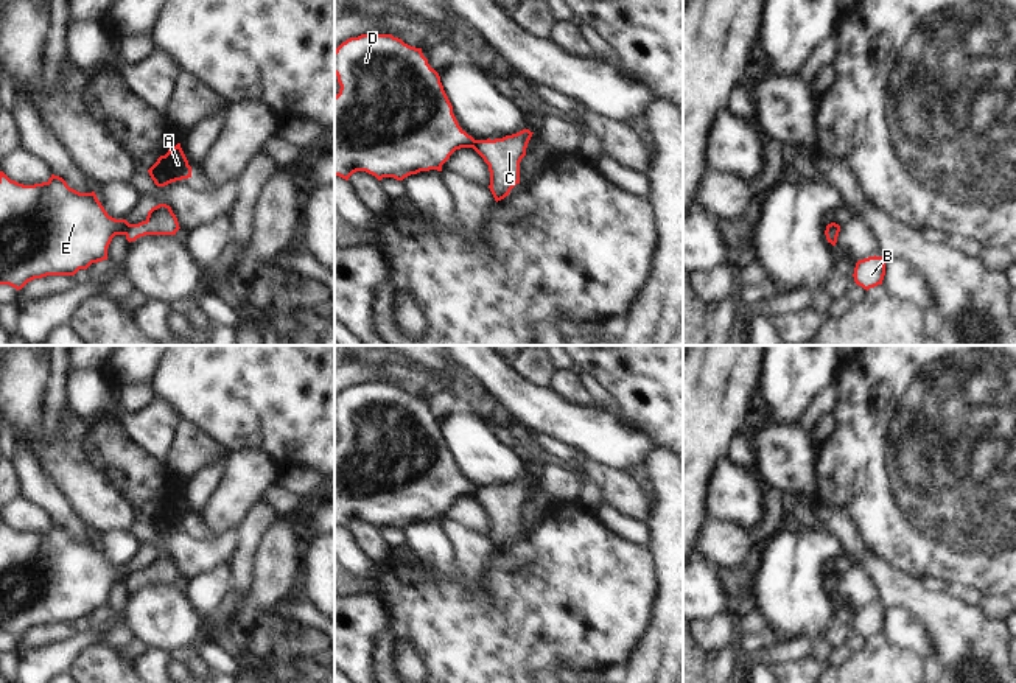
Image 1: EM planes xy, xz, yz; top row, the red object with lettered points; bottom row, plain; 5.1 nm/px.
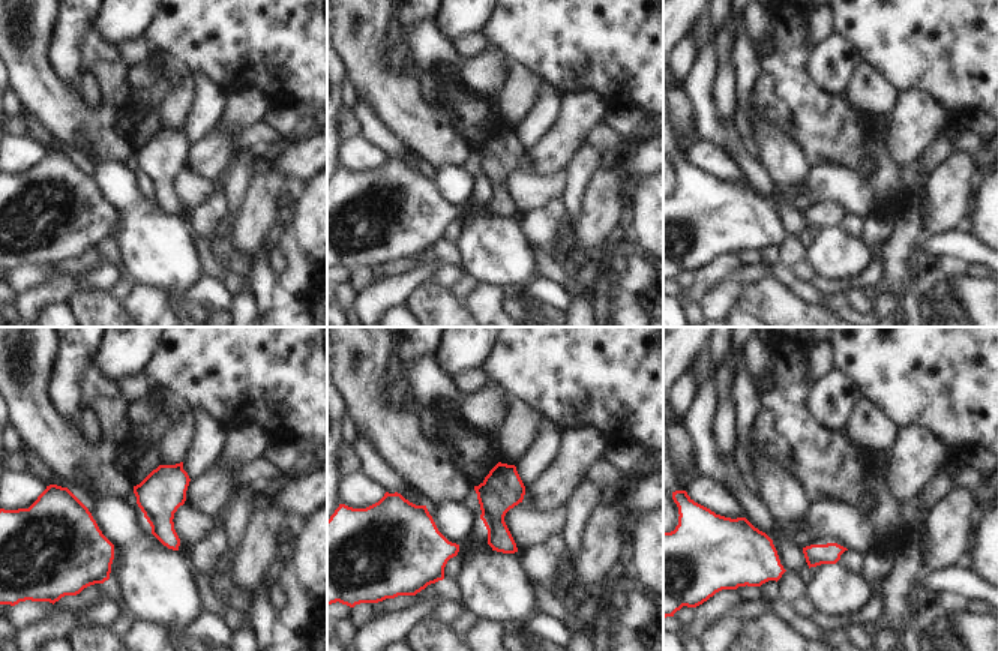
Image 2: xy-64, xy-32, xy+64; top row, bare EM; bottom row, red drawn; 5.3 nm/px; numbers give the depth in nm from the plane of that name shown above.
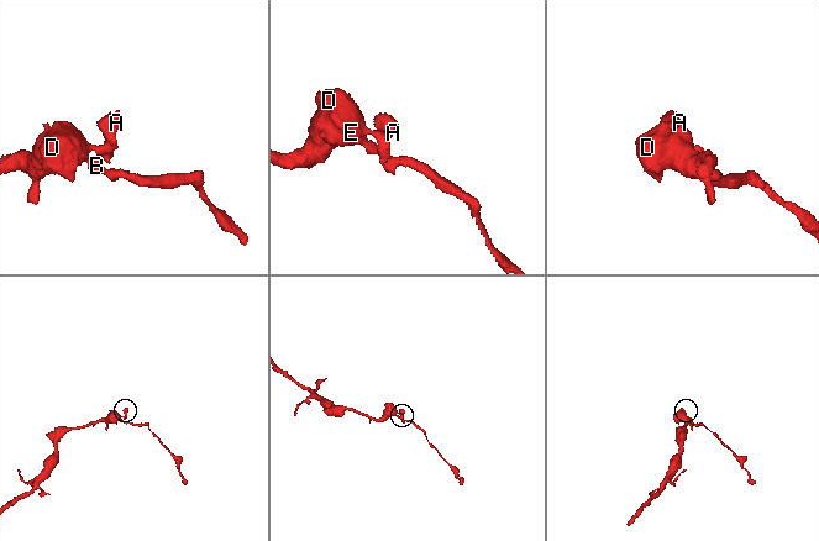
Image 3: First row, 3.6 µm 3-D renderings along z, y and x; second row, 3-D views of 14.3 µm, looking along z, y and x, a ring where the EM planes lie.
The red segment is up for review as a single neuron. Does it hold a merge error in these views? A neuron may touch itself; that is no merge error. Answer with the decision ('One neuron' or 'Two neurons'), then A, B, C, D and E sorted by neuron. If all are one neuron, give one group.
Two neurons. Groups: A C / B D E

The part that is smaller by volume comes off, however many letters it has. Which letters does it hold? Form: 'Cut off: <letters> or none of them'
Cut off: A, C

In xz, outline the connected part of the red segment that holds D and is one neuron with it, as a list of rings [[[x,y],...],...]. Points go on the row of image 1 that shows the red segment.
[[[361,34],[358,37],[350,37],[335,50],[335,75],[338,76],[338,82],[341,86],[339,93],[335,96],[335,176],[349,180],[353,173],[366,171],[375,176],[378,180],[381,180],[383,177],[403,180],[405,177],[417,174],[420,171],[442,171],[442,165],[456,149],[473,148],[476,145],[476,140],[459,126],[453,114],[453,106],[440,82],[440,76],[428,64],[428,59],[423,56],[422,48],[411,47],[401,39],[394,37],[392,34]]]

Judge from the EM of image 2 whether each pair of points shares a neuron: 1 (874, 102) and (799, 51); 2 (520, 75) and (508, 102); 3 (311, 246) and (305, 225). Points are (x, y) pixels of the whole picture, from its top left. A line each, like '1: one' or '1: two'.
1: two
2: one
3: one

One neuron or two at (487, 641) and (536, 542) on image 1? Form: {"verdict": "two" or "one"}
{"verdict": "one"}

